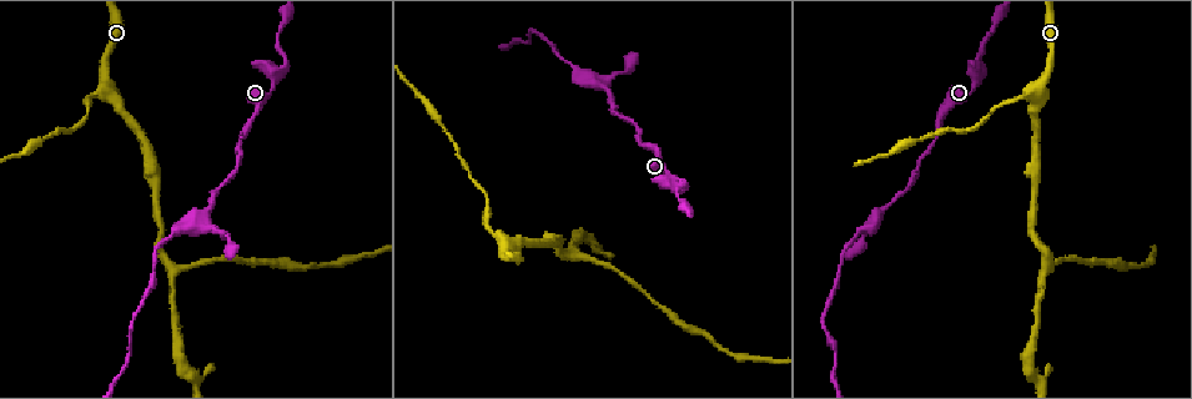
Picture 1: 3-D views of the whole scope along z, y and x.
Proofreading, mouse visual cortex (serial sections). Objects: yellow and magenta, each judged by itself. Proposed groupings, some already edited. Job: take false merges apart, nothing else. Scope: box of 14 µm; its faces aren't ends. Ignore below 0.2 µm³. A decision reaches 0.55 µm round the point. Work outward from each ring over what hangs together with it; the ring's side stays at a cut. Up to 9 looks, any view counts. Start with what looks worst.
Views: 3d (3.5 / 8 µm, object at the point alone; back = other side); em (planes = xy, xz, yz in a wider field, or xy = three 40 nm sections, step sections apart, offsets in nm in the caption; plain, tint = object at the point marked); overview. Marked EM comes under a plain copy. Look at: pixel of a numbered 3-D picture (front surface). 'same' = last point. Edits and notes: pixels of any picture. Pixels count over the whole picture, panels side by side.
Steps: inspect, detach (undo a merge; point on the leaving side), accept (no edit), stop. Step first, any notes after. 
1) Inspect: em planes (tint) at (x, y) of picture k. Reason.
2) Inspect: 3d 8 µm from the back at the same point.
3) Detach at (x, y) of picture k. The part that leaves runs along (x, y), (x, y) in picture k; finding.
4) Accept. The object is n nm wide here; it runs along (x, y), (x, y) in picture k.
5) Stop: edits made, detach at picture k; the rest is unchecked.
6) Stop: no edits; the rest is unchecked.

Inspect: 3d 8 µm from the back at (1039, 81) of picture 1. Three arms meet.

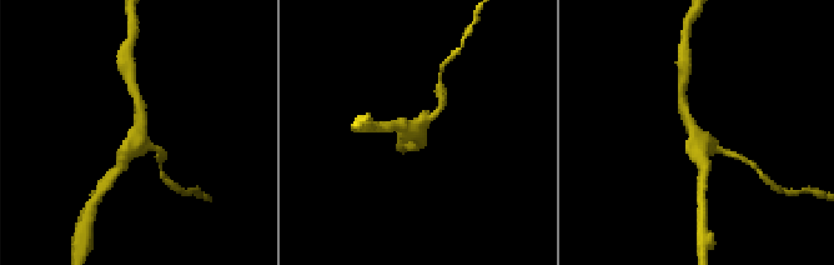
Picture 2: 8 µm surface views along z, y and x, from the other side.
Inspect: em xy step 3 (tint) at (139, 133) of picture 2. 3 arms meet here; the arms are 200, 250, 400 nm wide.

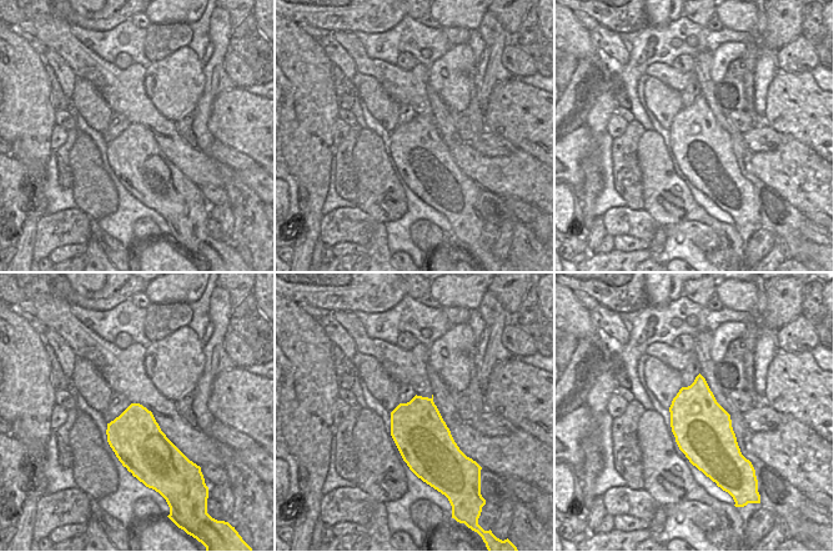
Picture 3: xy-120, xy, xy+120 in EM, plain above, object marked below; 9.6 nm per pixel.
Accept. It runs along (139, 106), (136, 144), (115, 169) in picture 2; one cell here.

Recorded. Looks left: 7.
Inspect: 3d 3.5 µm at (287, 64) of picture 1.

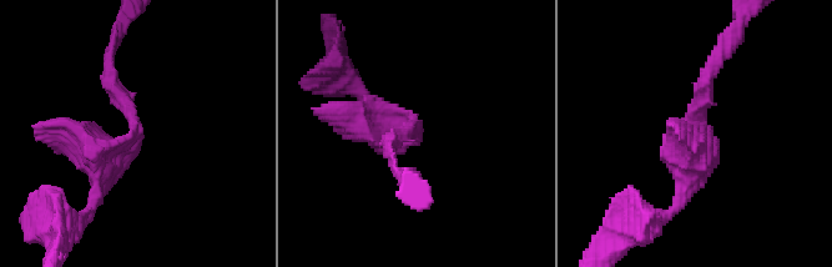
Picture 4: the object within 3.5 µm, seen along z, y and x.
Inspect: em xy step 2 (tint) at (135, 128) of picture 4. The arms are 200, 300 nm wide; now the EM.

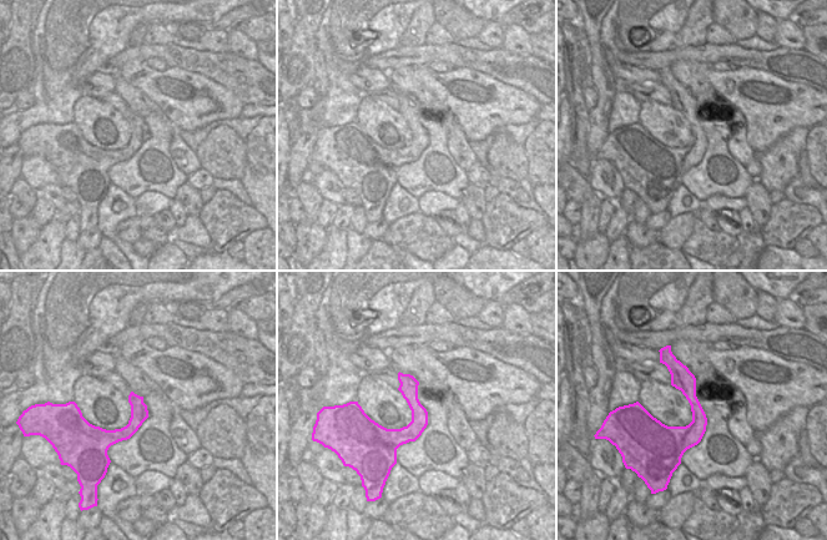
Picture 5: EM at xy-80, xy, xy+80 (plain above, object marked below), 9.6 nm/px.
Inspect: em planes (tint) at the same point. Cut it another way.

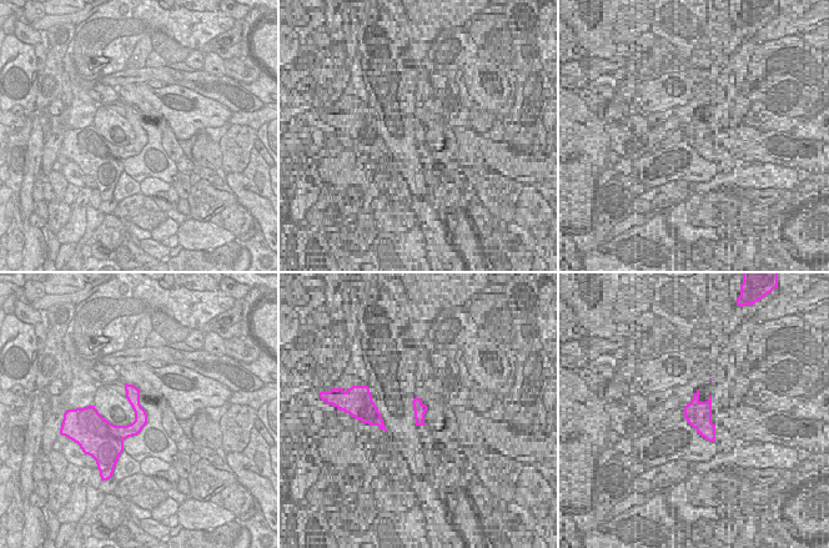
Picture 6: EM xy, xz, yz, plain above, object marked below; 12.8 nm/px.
Accept. One cell here.

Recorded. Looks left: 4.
Inspect: 3d 8 µm at (574, 252) of picture 1. Three-way junction.

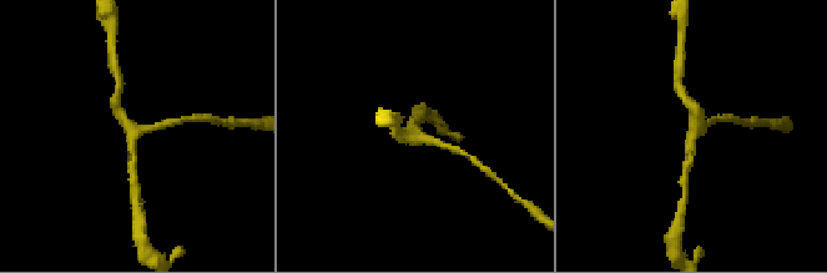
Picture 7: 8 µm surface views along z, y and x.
Inspect: em planes (tint) at (413, 136) of picture 7. 3 arms meet here; the arms are 200, 200, 250 nm wide.

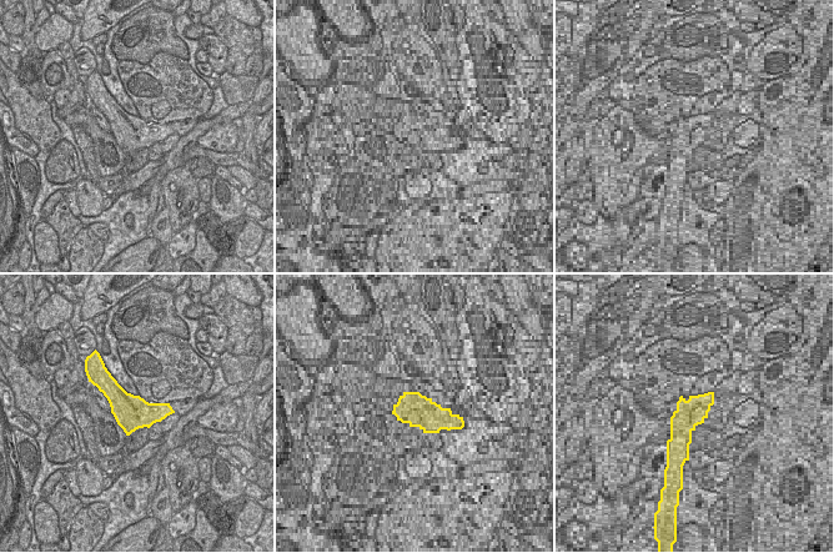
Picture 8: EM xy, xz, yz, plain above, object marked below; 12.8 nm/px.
Accept. The object is 460 nm wide here; it runs along (117, 101), (134, 130), (132, 165) in picture 7; continuous, no second cell.

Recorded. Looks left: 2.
Inspect: 3d 3.5 µm at (862, 228) of picture 1. Sudden change in width.

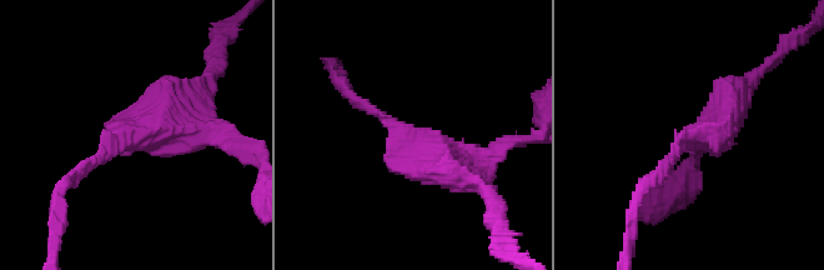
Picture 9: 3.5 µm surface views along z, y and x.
Inspect: em xy step 3 (tint) at (692, 132) of picture 9. The arms are 150, 500 nm wide.

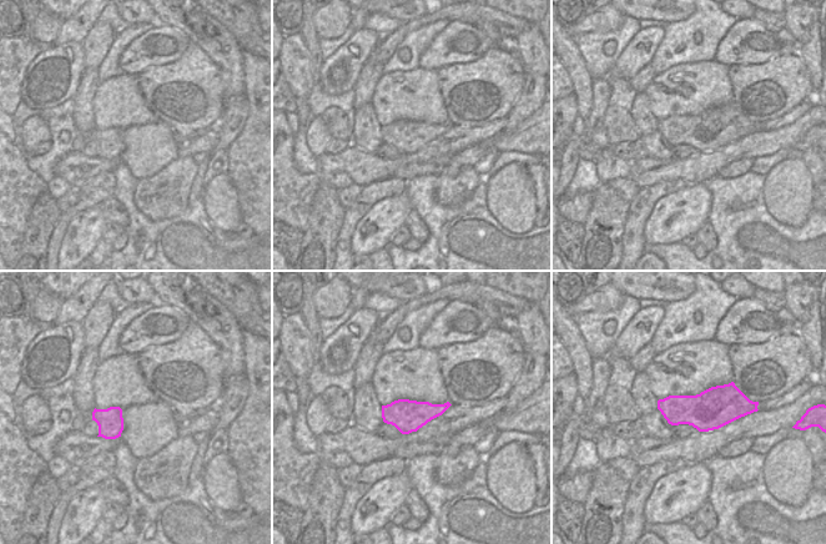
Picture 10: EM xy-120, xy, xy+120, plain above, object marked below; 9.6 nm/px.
Accept. It runs along (466, 178), (347, 90) in picture 9; continuous, no second cell.

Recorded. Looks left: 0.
Stop: no edits; the rest is unchecked.

